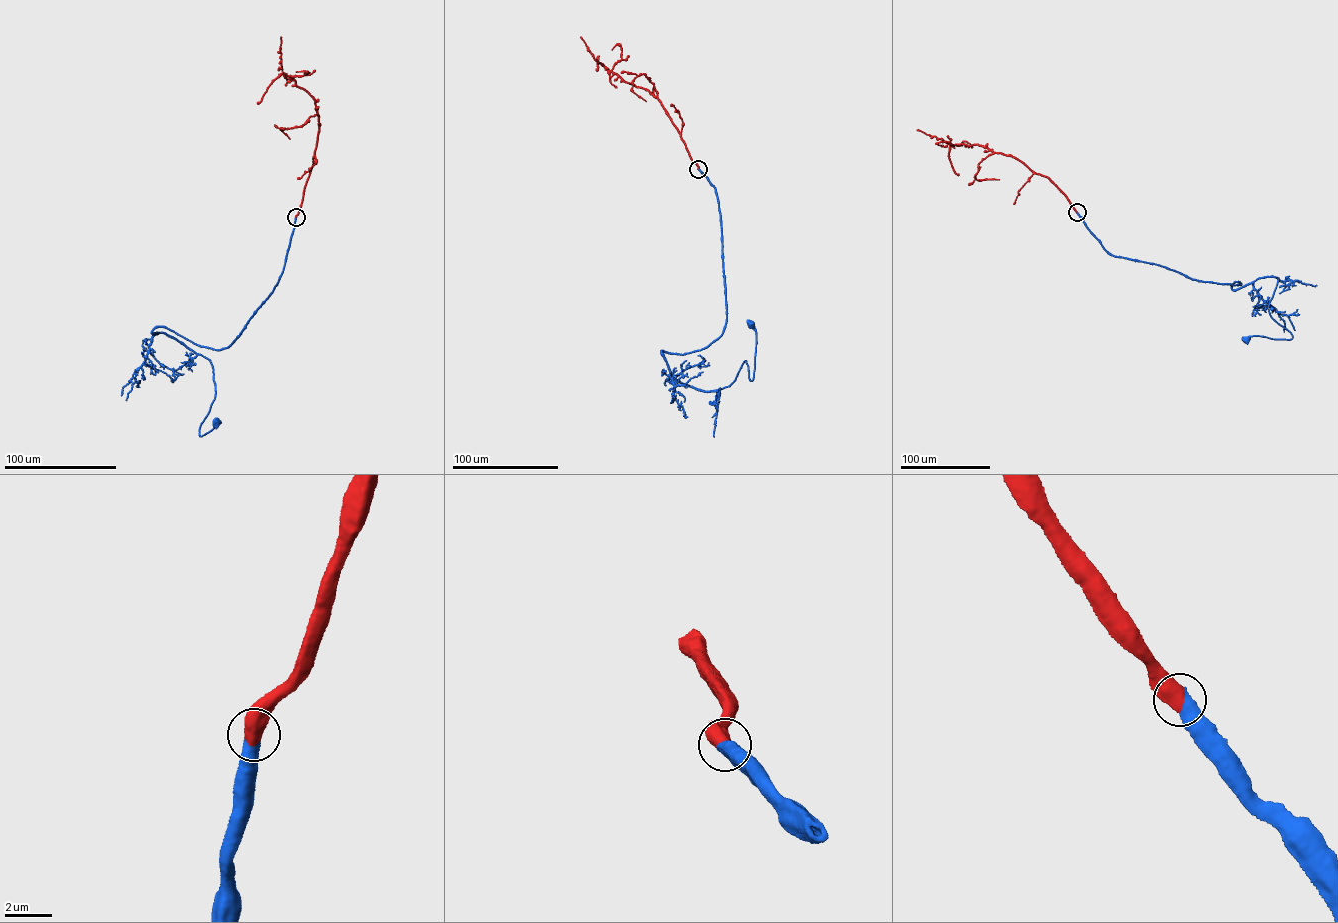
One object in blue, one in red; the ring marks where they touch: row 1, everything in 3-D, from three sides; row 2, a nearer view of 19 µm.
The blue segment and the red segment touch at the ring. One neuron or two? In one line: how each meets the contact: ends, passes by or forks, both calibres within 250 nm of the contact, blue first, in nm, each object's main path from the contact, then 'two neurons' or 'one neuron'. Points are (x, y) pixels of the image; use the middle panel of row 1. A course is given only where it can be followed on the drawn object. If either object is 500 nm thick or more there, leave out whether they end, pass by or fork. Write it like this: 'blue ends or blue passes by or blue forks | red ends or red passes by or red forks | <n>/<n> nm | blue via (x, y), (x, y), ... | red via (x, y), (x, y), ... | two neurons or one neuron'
550/700 nm | blue via (698, 169), (717, 196), (725, 327), (661, 354), (706, 391), (746, 360), (752, 380), (751, 325) | red via (698, 169), (659, 99), (601, 65), (580, 37) | one neuron

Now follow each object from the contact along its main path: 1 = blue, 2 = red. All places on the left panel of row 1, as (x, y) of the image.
1: (296, 217), (278, 281), (227, 348), (166, 328), (151, 332), (210, 361), (215, 395), (200, 436), (215, 423)
2: (296, 217), (313, 164), (319, 116), (311, 96), (283, 73), (280, 37)

